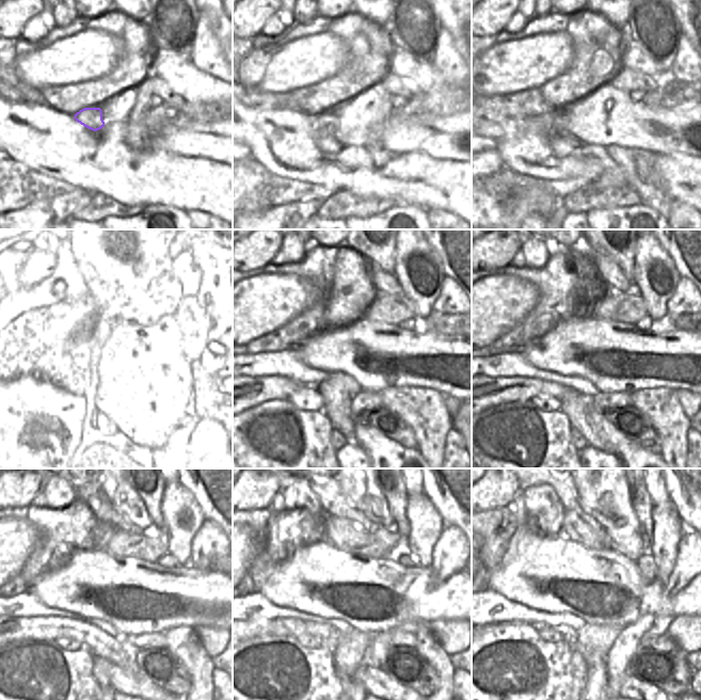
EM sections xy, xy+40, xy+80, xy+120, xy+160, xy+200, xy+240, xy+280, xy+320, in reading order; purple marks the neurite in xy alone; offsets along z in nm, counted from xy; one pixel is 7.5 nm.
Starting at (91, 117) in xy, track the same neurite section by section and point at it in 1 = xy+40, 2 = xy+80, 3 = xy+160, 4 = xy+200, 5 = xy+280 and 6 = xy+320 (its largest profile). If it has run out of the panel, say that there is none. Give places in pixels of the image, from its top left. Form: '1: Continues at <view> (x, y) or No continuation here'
1: Continues at xy+40 (324, 123)
2: Continues at xy+80 (561, 146)
3: Continues at xy+160 (337, 401)
4: Continues at xy+200 (578, 408)
5: Continues at xy+280 (377, 683)
6: Continues at xy+320 (631, 685)

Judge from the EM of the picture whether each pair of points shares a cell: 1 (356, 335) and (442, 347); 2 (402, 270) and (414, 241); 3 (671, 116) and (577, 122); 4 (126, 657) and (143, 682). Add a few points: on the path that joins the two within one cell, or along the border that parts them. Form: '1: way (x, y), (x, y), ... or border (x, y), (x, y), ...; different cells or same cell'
1: way (378, 347), (420, 347); same cell
2: way (402, 263), (401, 258), (411, 249); same cell
3: way (648, 118), (641, 122), (601, 122); same cell
4: border (110, 664), (114, 663), (121, 668), (137, 669); different cells

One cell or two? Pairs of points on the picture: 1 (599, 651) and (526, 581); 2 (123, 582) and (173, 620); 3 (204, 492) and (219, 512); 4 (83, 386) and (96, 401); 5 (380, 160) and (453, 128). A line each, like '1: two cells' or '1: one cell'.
1: two cells
2: one cell
3: one cell
4: one cell
5: two cells

